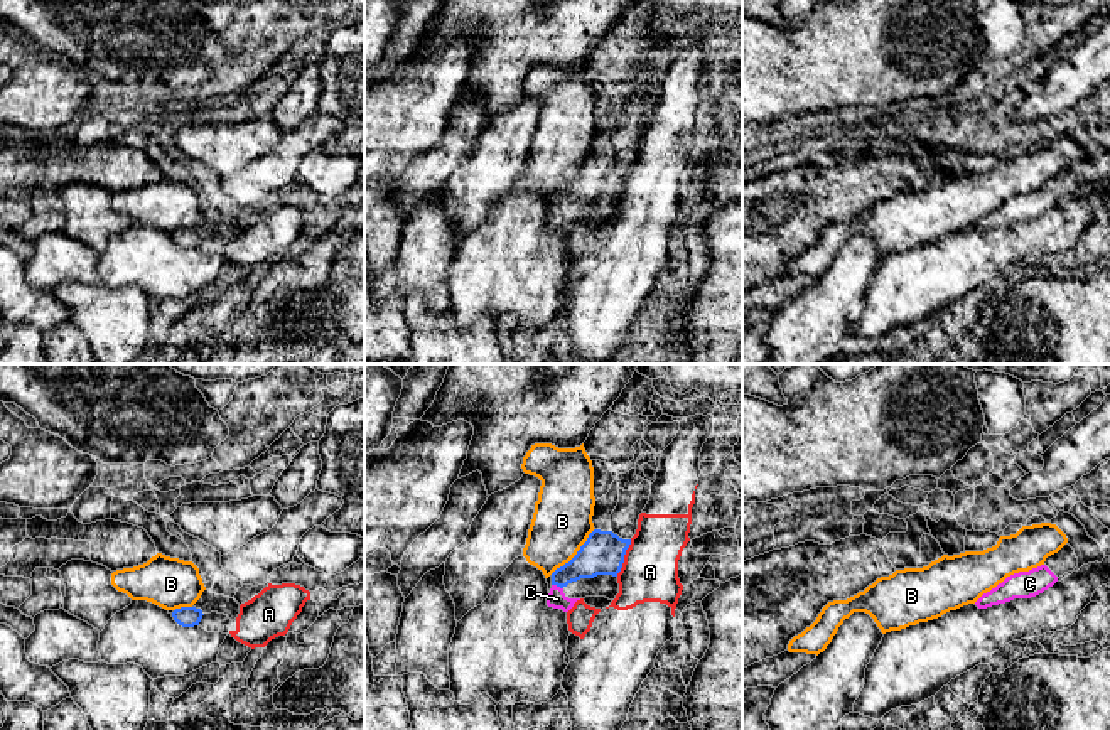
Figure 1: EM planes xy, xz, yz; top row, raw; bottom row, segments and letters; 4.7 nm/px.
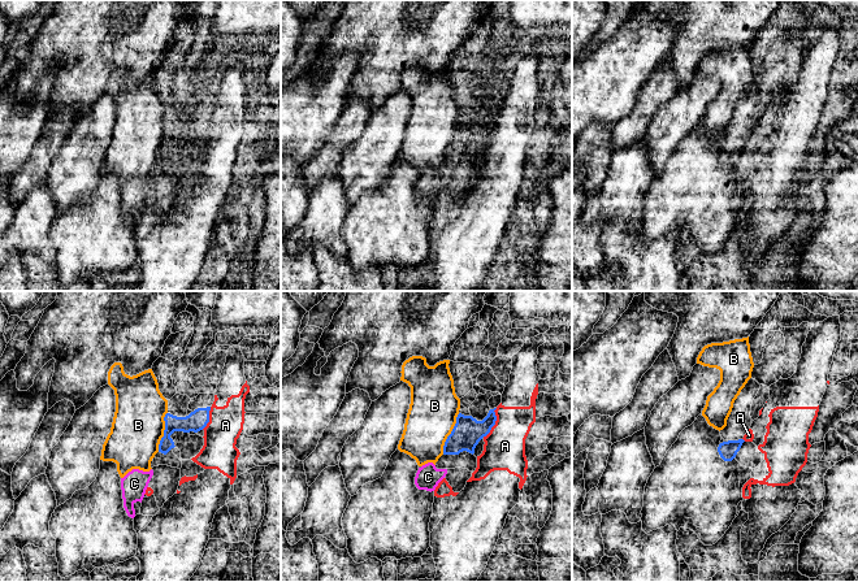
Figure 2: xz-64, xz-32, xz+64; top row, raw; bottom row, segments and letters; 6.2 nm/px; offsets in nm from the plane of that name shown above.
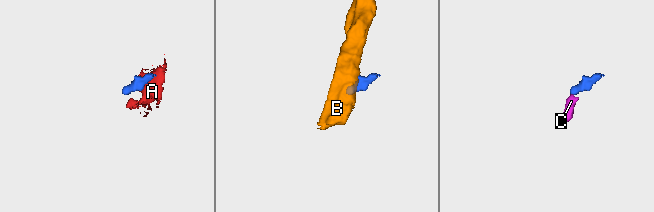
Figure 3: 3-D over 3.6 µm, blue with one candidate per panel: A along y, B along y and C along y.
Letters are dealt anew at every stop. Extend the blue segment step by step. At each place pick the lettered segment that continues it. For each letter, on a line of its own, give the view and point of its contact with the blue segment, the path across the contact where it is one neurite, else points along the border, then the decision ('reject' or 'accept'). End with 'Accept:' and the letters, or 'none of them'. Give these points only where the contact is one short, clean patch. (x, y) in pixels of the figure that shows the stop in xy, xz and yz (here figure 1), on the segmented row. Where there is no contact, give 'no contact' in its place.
A: meets blue in xz at (623, 558); border along xz (631, 540), (623, 567), (616, 575); reject
B: meets blue in xz at (577, 553); border along xz (594, 528), (581, 548), (550, 574); reject
C: meets blue in xz at (557, 585); runs through xz (599, 555), (572, 570), (557, 585), (557, 599); accept
Accept: C

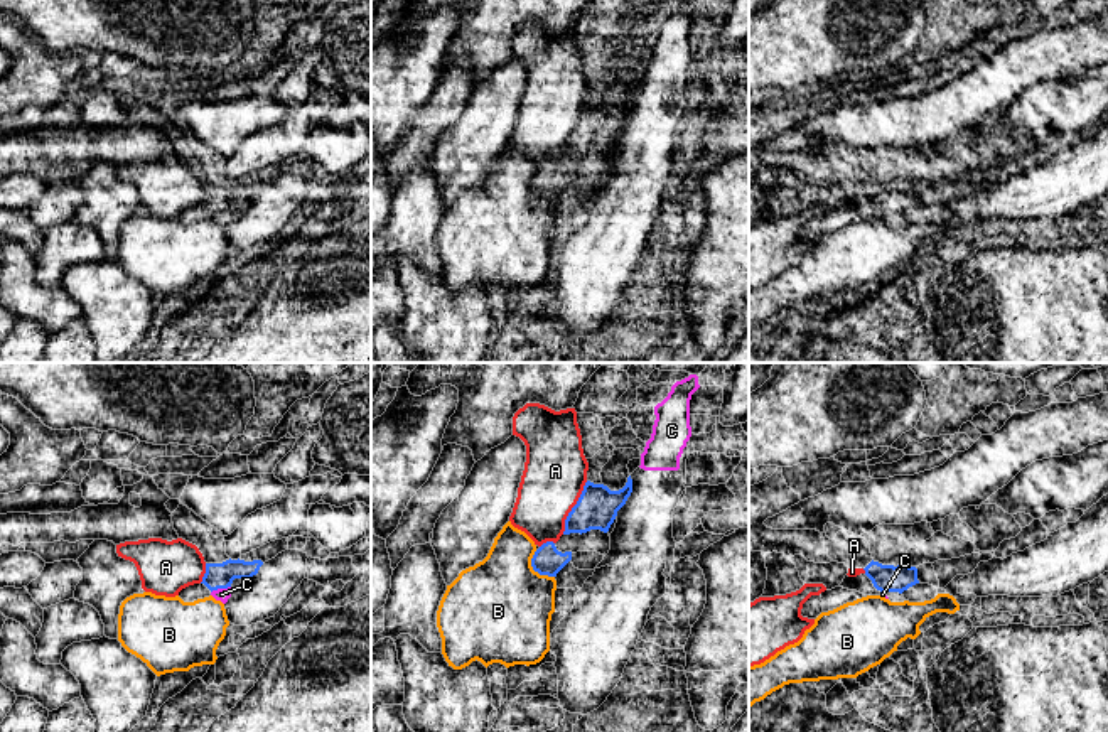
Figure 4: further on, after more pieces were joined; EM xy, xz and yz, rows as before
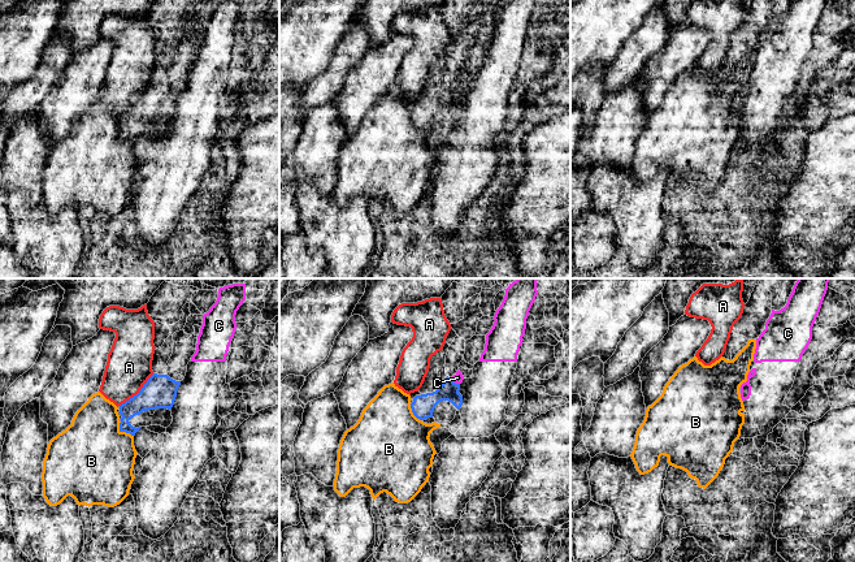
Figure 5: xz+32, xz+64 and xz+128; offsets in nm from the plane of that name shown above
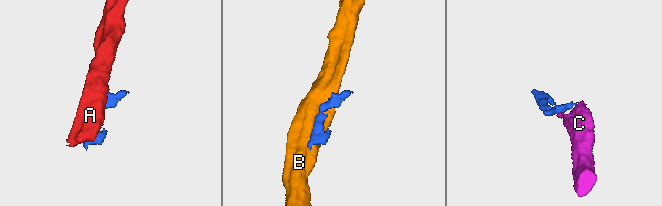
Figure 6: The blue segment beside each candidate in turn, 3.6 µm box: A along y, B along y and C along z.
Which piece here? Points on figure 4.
A: meets blue in xz at (572, 508); border along xz (587, 481), (565, 520), (562, 533); reject
B: meets blue in xz at (535, 570); reject
C: meets blue in xy at (220, 587); border along xy (230, 586), (211, 592); reject
Accept: none of them

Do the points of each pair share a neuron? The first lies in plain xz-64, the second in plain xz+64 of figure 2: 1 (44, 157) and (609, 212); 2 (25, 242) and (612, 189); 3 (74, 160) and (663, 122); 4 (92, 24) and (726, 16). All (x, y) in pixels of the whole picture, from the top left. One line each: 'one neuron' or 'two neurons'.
1: two neurons
2: one neuron
3: one neuron
4: one neuron

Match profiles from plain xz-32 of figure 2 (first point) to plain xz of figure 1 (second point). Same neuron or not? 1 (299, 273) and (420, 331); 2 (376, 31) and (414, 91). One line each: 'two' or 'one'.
1: two
2: two

